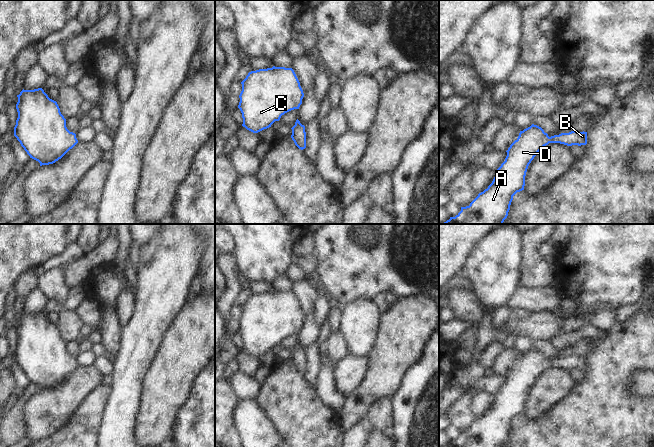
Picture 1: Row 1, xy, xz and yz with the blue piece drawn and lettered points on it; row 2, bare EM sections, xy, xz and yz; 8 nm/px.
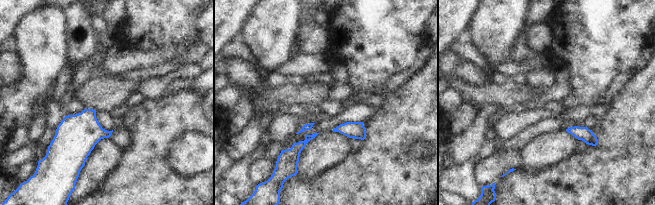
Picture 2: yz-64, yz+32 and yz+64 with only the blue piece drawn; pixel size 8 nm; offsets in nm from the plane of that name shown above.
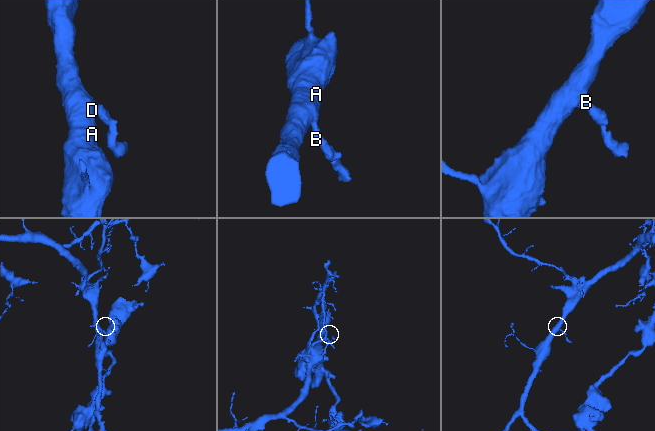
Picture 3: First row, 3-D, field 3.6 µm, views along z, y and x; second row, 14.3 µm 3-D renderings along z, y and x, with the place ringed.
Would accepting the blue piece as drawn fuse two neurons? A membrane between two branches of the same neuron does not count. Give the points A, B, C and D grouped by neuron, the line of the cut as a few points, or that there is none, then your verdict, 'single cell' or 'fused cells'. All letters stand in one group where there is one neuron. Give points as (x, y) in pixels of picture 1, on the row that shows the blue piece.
A B C D | no cut | single cell

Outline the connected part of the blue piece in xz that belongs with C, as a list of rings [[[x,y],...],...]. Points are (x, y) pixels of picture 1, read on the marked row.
[[[275,67],[259,69],[248,73],[241,82],[238,108],[242,113],[243,124],[247,130],[258,133],[271,127],[285,113],[299,109],[304,97],[300,82],[292,68]]]

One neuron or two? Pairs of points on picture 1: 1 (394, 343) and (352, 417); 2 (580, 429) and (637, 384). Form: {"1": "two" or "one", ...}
{"1": "one", "2": "two"}

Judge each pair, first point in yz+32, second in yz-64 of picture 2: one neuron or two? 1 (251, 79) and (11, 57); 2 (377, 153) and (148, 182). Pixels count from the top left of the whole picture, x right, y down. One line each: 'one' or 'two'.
1: one
2: one

